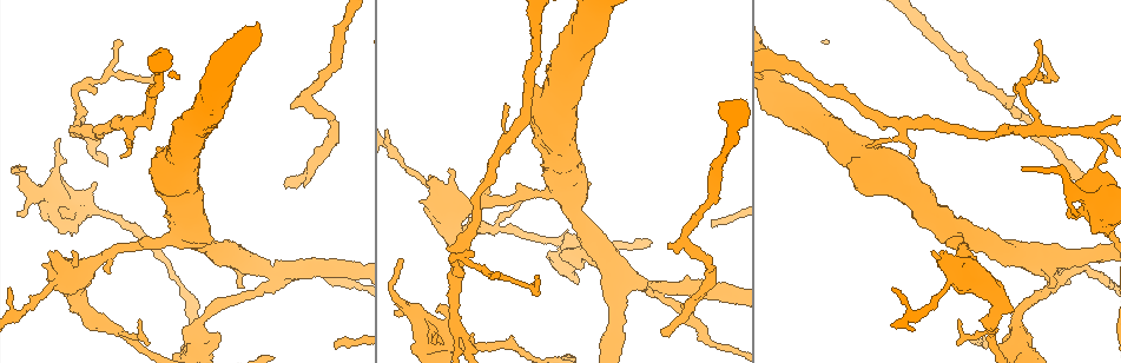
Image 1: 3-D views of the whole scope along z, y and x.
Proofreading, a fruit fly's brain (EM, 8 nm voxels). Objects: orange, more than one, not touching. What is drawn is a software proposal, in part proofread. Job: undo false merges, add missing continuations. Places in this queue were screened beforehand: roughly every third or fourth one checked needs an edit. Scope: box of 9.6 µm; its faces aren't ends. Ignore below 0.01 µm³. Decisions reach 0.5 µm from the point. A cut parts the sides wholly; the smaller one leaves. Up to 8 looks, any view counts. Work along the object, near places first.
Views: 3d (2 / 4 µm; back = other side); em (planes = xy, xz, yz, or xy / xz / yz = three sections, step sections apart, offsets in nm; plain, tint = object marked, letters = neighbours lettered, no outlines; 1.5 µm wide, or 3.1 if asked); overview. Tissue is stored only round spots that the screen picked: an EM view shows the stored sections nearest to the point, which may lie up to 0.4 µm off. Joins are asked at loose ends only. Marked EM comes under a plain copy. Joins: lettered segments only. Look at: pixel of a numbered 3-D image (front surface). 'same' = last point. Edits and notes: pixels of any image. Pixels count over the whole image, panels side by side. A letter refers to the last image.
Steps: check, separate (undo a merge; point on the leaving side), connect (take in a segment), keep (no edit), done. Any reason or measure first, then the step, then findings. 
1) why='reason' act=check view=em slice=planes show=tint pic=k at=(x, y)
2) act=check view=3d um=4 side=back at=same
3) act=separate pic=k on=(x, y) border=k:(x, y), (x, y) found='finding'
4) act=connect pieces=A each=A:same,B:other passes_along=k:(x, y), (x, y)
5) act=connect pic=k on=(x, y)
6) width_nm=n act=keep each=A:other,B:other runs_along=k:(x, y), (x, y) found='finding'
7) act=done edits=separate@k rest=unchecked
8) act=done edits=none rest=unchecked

act=check view=3d um=2 pic=1 at=(118, 331)

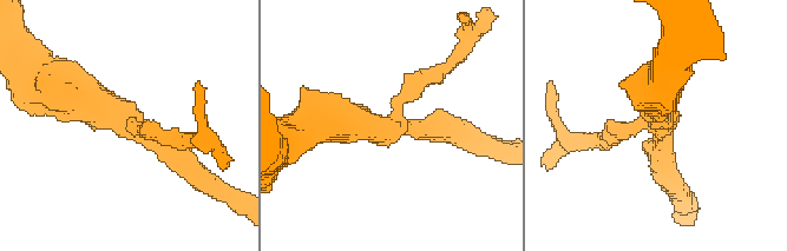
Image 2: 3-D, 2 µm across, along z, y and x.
why='now the EM' act=check view=em slice=xy step=8 show=tint pic=2 at=(136, 127)

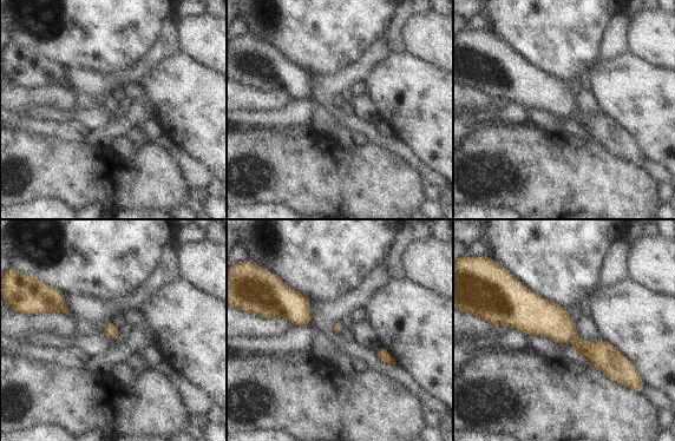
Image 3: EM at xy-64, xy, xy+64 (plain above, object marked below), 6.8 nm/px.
act=check view=em slice=planes show=letters at=same

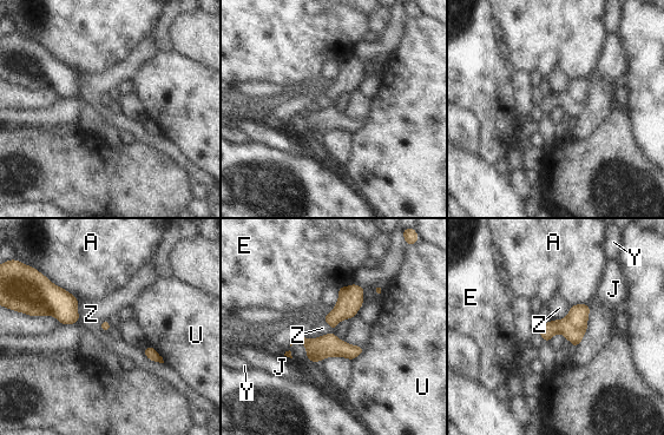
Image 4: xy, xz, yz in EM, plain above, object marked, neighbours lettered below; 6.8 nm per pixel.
act=keep each=A:other,E:other,J:other,U:other,Y:other,Z:other border=4:(322, 321), (332, 328), (333, 333) found='one neuron here'

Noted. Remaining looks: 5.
why='looks like a crossing' act=check view=em slice=yz step=4 show=tint pic=1 at=(648, 285)

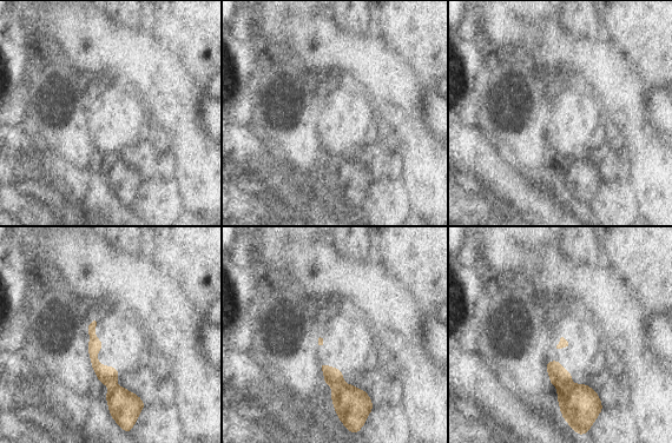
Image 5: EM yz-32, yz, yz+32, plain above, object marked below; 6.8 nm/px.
act=check view=em slice=planes show=tint at=same

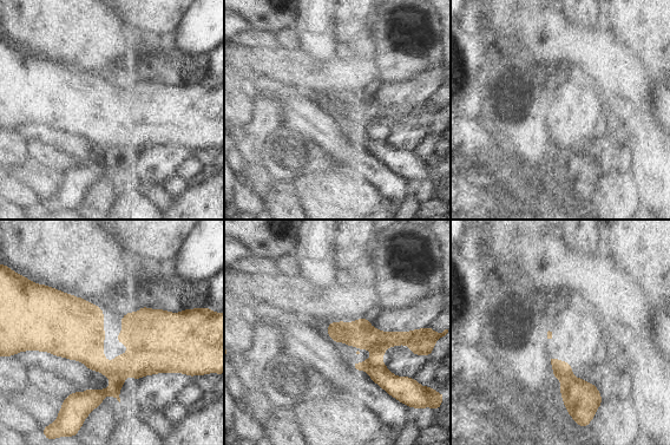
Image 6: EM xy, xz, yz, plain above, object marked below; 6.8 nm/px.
why='see the neighbours' act=check view=em slice=planes show=letters at=same

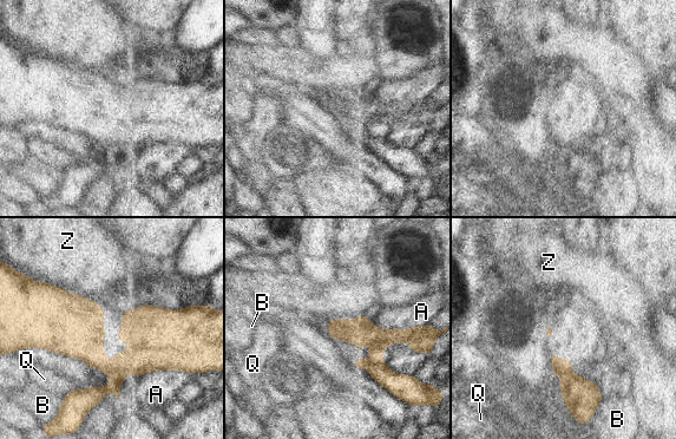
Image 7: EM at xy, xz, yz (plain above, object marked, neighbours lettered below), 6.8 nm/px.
act=separate pic=7 on=(90, 397) each=A:other,B:other,Q:other,Z:other border=7:(124, 379), (119, 374), (111, 380) found='a second neuron is stuck on'

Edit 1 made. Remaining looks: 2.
act=done edits=separate@7 rest=unchecked

